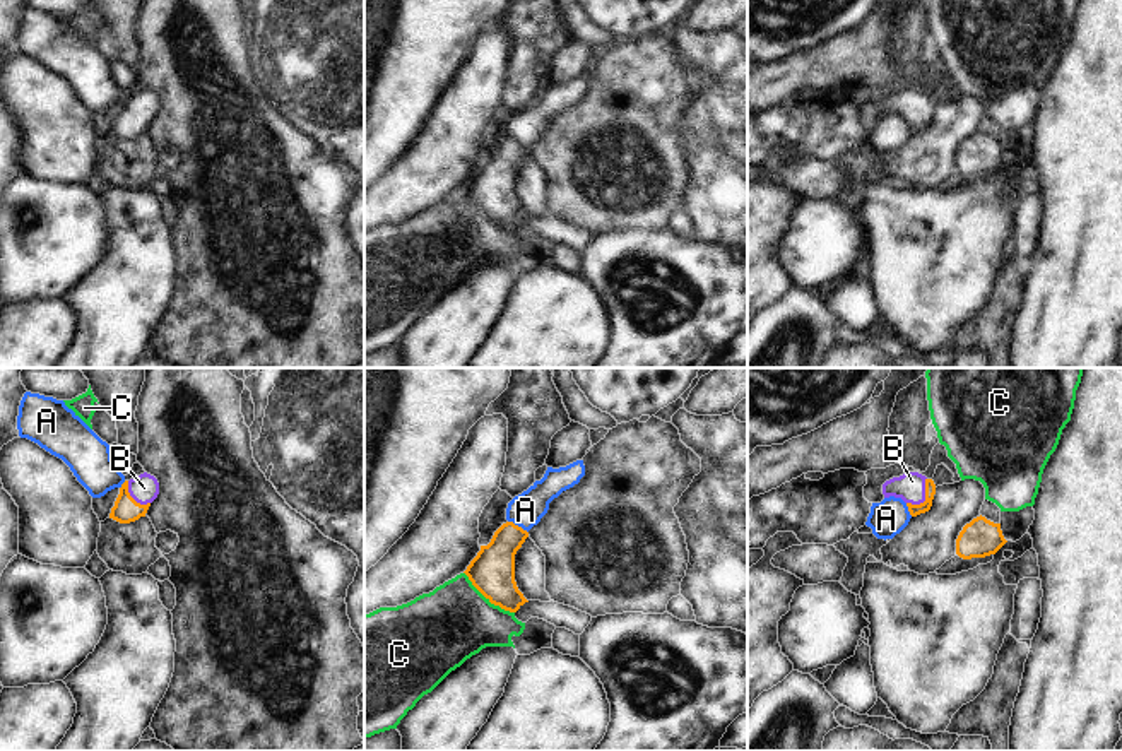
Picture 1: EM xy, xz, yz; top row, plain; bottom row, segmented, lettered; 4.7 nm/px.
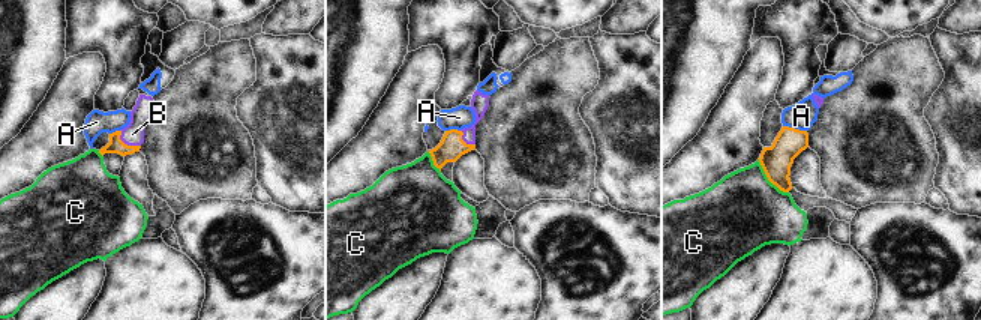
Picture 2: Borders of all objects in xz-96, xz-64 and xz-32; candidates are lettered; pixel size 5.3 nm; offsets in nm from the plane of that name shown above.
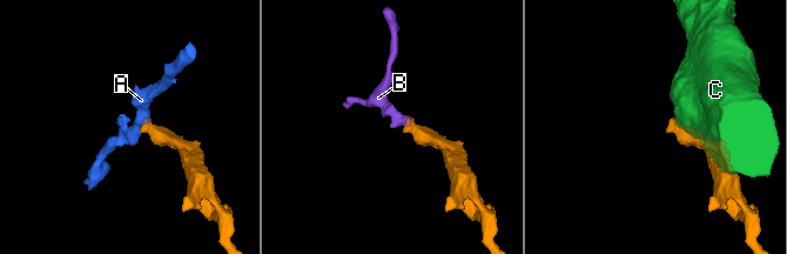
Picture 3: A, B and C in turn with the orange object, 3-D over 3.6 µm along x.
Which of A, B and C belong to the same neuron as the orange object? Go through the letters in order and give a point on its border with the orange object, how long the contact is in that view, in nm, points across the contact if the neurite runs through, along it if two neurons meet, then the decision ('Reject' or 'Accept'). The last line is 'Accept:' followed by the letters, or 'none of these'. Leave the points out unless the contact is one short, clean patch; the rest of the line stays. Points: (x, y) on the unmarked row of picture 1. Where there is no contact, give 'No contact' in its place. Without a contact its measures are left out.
A: Touches orange at xz (517, 142). Shared border 110 nm. Boundary: xz (508, 137), (527, 149). Reject
B: Touches orange at yz (926, 115). Shared border 160 nm. Path across: yz (924, 124), (926, 115), (910, 103). Accept
C: Touches orange at xz (488, 214). Shared border 300 nm. Reject
Accept: B

